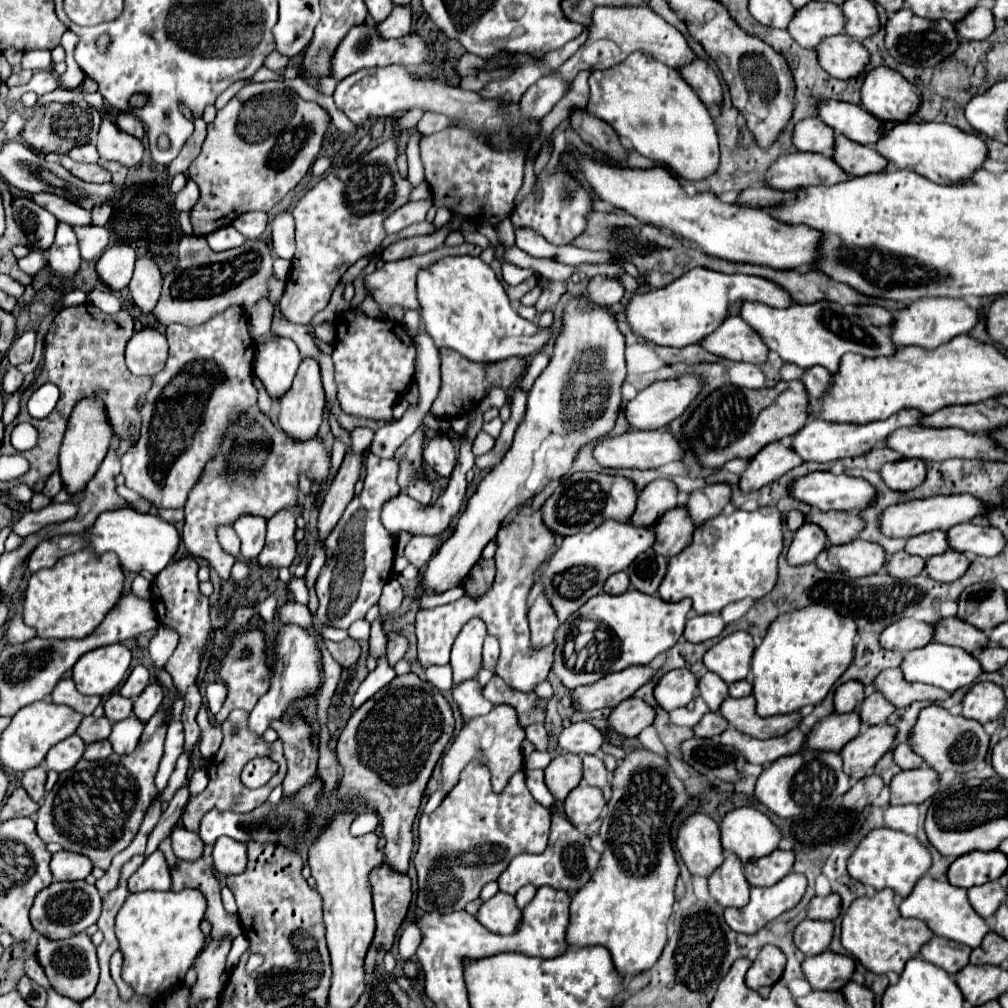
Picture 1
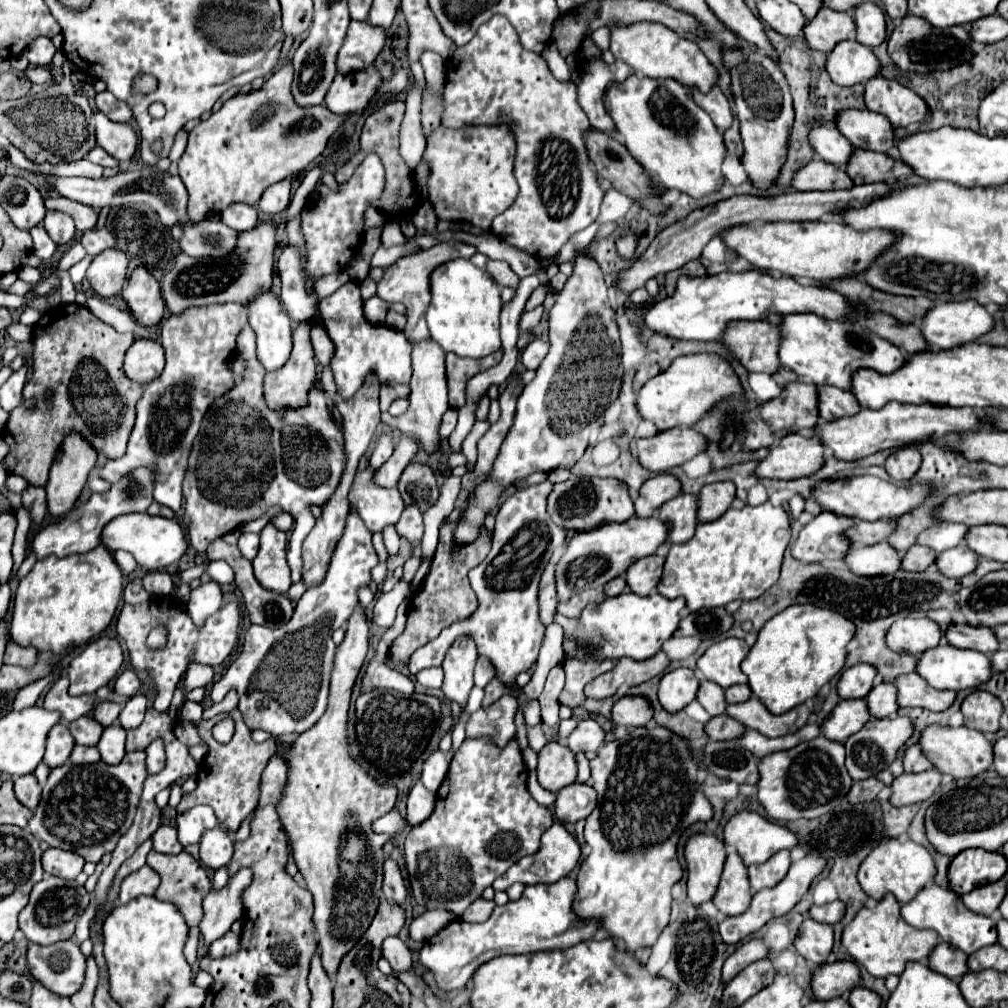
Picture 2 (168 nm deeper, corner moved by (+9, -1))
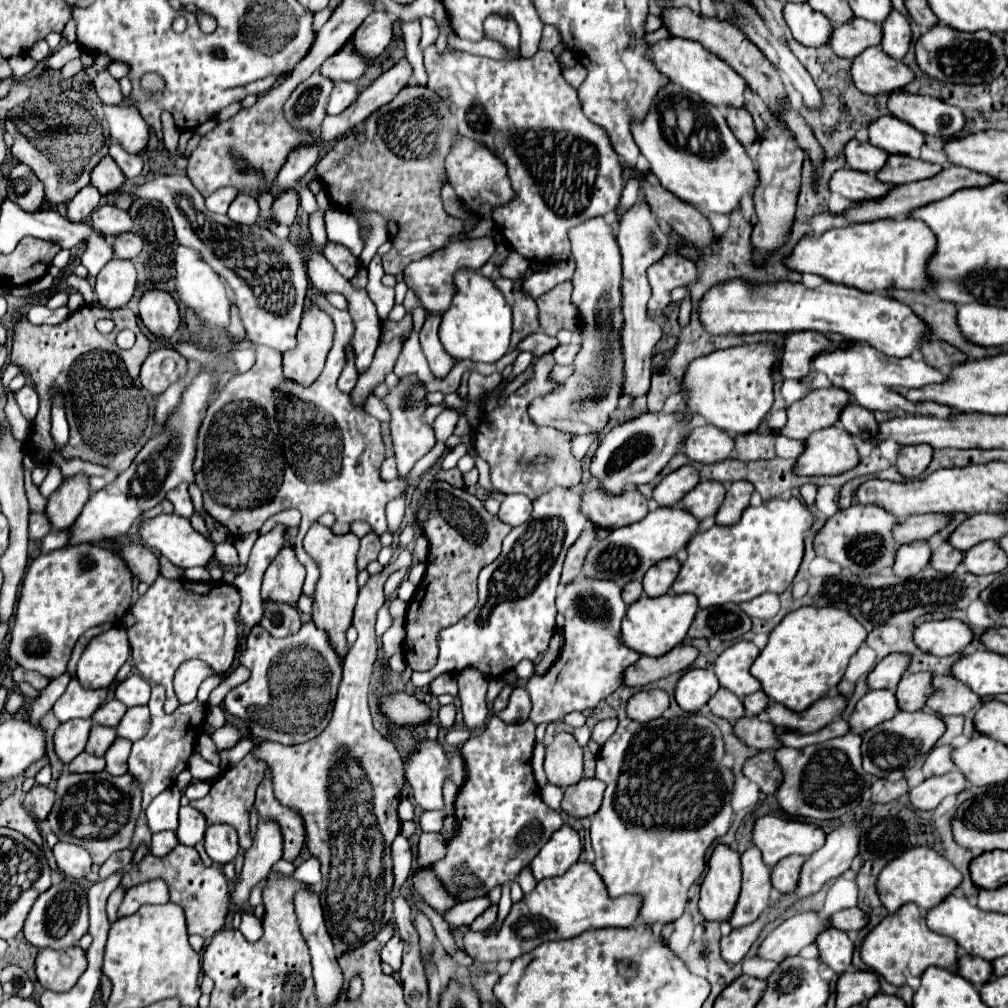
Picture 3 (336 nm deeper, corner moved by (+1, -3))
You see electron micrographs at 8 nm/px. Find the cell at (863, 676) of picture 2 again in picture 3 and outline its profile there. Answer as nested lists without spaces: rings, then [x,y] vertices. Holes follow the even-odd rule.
[[[892,652],[886,656],[882,662],[876,664],[876,668],[868,674],[868,686],[870,690],[880,690],[880,688],[896,688],[900,678],[906,674],[910,666],[910,656],[904,652]]]

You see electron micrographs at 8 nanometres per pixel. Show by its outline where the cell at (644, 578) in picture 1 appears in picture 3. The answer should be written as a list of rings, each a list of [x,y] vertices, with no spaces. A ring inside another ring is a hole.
[[[666,558],[654,564],[646,576],[644,576],[644,592],[648,596],[662,596],[670,590],[672,582],[676,580],[680,572],[680,562],[678,558]]]

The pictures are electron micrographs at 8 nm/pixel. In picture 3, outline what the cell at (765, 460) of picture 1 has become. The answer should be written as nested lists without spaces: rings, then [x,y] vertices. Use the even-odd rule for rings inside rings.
[[[832,426],[832,428],[824,428],[808,436],[806,450],[800,454],[794,472],[800,476],[836,476],[836,474],[856,468],[858,462],[860,462],[860,456],[856,452],[854,436],[842,426]]]

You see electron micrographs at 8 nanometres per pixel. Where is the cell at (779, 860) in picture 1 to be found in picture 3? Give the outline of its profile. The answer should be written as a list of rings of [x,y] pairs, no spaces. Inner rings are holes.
[[[788,856],[784,860],[780,860],[774,868],[772,868],[772,886],[784,894],[794,892],[798,880],[800,880],[800,872],[802,872],[802,864],[806,862],[804,856]]]

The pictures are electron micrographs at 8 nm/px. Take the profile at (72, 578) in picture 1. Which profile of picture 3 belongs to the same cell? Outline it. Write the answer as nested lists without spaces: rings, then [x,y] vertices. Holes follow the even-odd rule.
[[[76,544],[52,550],[48,554],[40,554],[28,566],[22,582],[8,656],[18,666],[26,670],[36,670],[52,680],[66,672],[66,664],[80,634],[104,622],[118,622],[122,618],[122,612],[126,614],[126,610],[130,608],[130,600],[132,600],[132,572],[124,564],[124,560],[112,550],[102,548],[100,544]]]

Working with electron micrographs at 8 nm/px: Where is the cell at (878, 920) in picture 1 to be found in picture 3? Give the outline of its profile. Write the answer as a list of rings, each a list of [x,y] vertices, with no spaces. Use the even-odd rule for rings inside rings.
[[[904,904],[896,914],[886,916],[862,942],[860,948],[862,962],[870,966],[876,974],[884,976],[894,986],[904,986],[904,972],[912,972],[912,976],[922,976],[922,972],[930,966],[958,970],[958,944],[946,936],[930,932],[926,926],[926,916],[920,912],[916,904]]]

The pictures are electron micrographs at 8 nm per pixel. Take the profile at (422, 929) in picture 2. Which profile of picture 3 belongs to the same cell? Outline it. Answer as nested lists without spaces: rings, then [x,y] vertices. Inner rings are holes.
[[[488,896],[484,898],[478,898],[478,900],[466,900],[466,902],[460,902],[456,904],[450,912],[444,914],[444,918],[448,920],[450,926],[456,926],[456,928],[462,928],[462,926],[470,926],[474,922],[476,916],[480,916],[486,908],[490,908],[492,902]]]

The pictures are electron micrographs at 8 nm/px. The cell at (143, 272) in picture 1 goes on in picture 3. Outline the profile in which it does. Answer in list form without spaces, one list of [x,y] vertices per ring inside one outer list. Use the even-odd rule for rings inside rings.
[[[150,290],[140,298],[140,318],[144,326],[160,338],[170,338],[180,326],[178,304],[162,290]]]

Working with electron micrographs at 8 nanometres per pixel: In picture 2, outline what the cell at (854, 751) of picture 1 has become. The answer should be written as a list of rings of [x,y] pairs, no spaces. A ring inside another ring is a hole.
[[[894,716],[894,718],[870,718],[862,730],[858,730],[856,734],[852,734],[846,740],[846,770],[852,776],[852,780],[864,780],[870,776],[876,776],[880,770],[888,768],[896,756],[896,752],[900,750],[900,746],[904,746],[904,742],[910,738],[912,734],[912,722],[904,716]]]

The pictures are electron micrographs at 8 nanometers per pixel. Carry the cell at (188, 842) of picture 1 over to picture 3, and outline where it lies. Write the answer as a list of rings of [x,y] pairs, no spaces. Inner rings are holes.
[[[166,830],[166,832],[158,832],[158,834],[152,836],[150,852],[152,852],[154,856],[166,856],[166,854],[172,852],[176,846],[178,846],[176,834],[174,834],[172,830]]]

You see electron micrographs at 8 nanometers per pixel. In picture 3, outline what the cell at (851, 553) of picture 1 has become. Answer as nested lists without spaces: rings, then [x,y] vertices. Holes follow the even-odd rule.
[[[928,542],[902,544],[898,548],[892,570],[896,576],[902,576],[902,578],[916,576],[924,566],[930,564],[930,556],[932,556],[932,546]]]

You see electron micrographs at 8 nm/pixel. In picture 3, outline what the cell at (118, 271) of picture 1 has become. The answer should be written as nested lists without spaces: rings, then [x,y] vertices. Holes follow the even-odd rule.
[[[110,260],[96,276],[96,298],[106,310],[122,308],[136,290],[136,268],[130,260]]]

